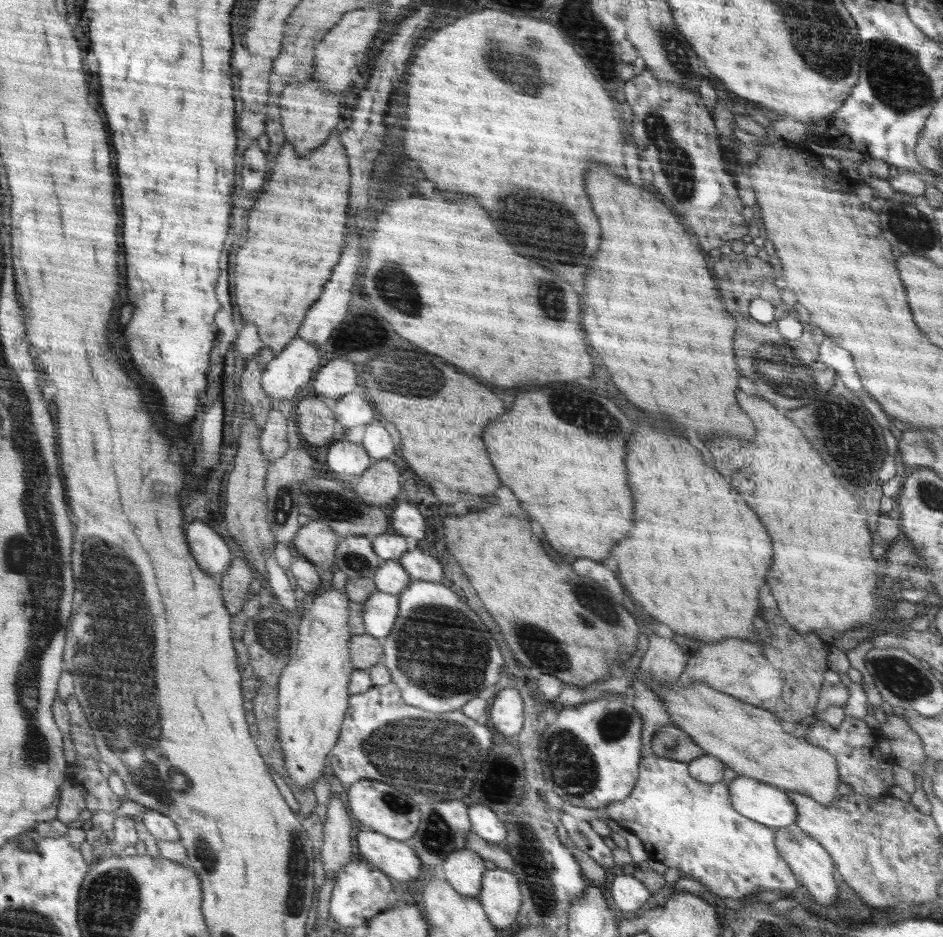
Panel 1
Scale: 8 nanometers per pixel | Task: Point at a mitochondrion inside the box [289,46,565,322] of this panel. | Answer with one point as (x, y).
(399, 292)

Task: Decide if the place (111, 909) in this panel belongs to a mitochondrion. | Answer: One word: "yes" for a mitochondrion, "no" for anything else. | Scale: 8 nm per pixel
yes

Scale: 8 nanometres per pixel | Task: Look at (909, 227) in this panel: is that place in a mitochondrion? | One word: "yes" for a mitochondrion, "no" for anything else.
yes

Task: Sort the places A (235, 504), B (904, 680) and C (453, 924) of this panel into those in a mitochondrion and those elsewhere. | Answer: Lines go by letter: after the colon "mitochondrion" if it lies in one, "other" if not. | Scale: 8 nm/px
A: other
B: mitochondrion
C: other

